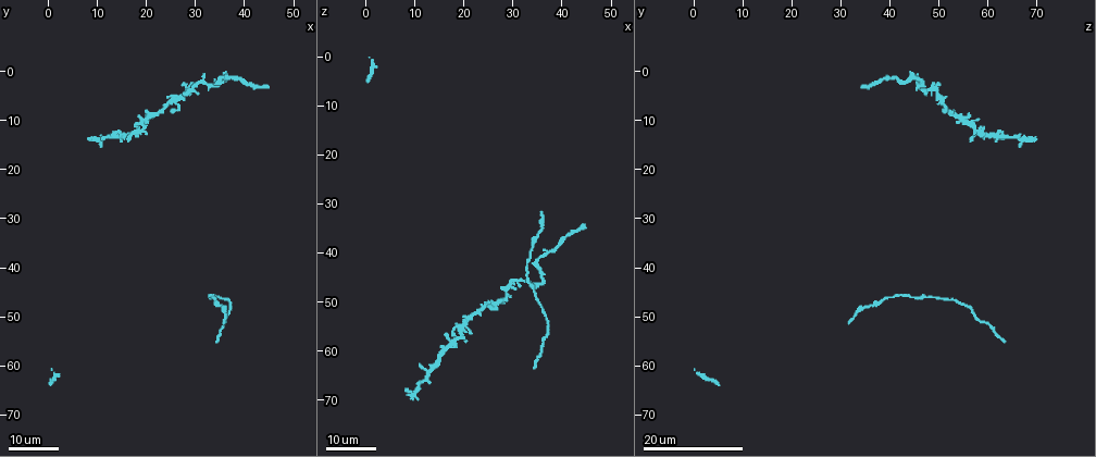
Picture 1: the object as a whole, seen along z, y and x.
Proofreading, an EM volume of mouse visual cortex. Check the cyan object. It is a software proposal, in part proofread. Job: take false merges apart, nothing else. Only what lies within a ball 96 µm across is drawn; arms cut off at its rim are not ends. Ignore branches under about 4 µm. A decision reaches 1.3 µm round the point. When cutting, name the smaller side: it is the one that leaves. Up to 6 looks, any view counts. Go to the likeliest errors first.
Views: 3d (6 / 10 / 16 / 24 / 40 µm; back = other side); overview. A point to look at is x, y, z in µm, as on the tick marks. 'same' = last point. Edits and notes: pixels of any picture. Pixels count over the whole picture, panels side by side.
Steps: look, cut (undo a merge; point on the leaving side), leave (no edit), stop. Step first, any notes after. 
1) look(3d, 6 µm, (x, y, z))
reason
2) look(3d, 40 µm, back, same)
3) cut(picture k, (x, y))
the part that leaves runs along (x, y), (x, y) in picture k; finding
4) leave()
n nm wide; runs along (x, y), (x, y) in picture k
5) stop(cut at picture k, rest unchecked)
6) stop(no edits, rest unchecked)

look(3d, 24 µm, (19.5, 12.0, 57.0))
three-way junction

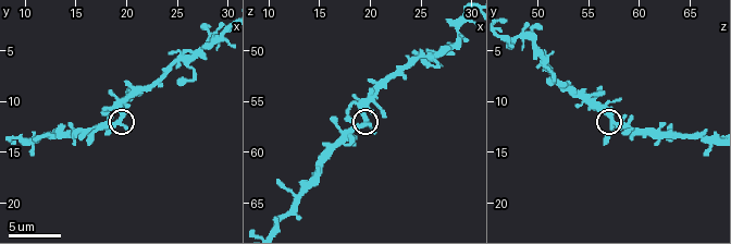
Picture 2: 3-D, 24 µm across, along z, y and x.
look(3d, 6 µm, (19.4, 11.8, 57.2))

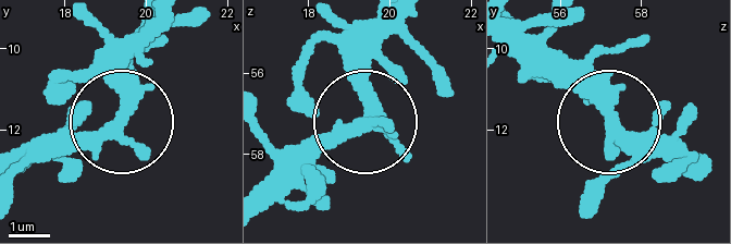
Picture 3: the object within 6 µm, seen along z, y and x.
look(3d, 6 µm, back, (19.10, 11.90, 57.35))
from behind

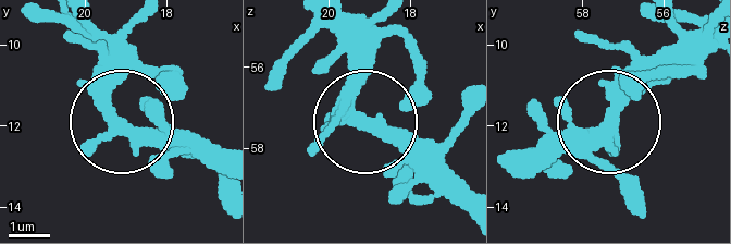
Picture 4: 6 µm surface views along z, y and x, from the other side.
leave()
continuous, no second cell

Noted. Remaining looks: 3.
look(3d, 10 µm, (28.4, 3.6, 48.0))
four-way junction

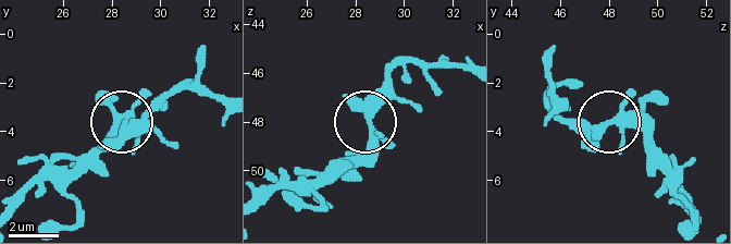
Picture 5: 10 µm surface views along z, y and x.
look(3d, 6 µm, (28.7, 3.6, 47.9))
zoom in

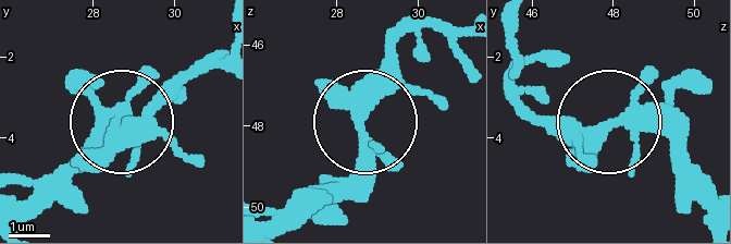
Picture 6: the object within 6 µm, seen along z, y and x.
leave()
continuous, no second cell

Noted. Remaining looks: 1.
stop(no edits, rest unchecked)

